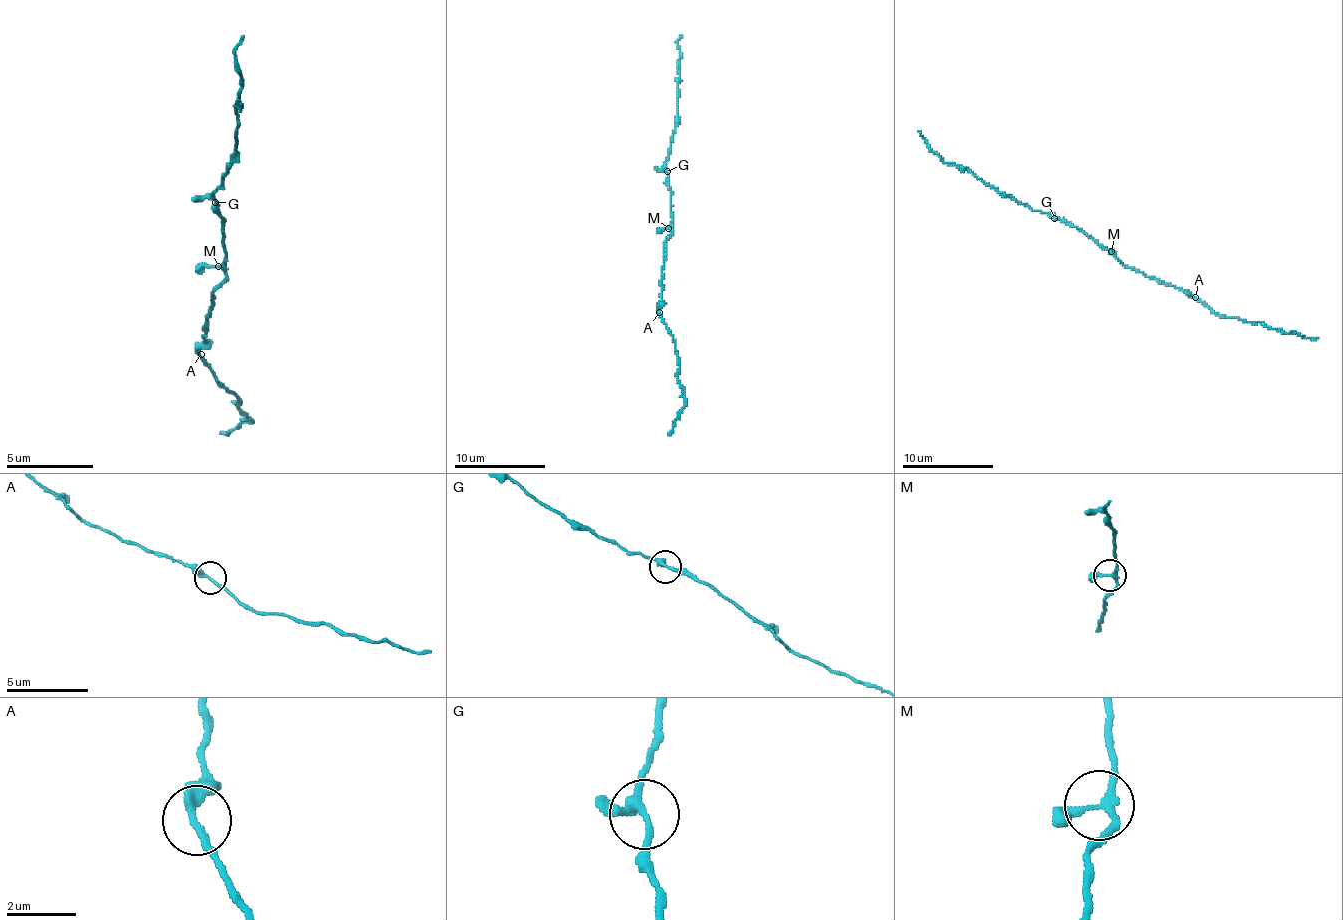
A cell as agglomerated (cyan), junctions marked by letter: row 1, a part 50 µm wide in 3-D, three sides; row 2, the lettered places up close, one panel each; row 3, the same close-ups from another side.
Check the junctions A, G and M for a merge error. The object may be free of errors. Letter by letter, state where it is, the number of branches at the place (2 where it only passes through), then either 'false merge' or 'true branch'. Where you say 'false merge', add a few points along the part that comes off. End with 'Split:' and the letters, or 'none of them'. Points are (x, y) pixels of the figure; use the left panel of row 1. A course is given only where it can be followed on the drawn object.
A: place (201, 354); branches 2; true branch
G: place (215, 202); branches 3; false merge; course (214, 201), (236, 152), (236, 113), (240, 100), (236, 43), (244, 34)
M: place (218, 266); branches 3; true branch
Split: G

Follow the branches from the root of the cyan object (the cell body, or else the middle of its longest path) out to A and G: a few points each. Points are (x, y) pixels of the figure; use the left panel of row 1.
A: (227, 270), (227, 279), (214, 292), (214, 305), (205, 319), (205, 345), (201, 354)
G: (227, 270), (227, 253), (223, 249), (223, 218), (214, 201)

